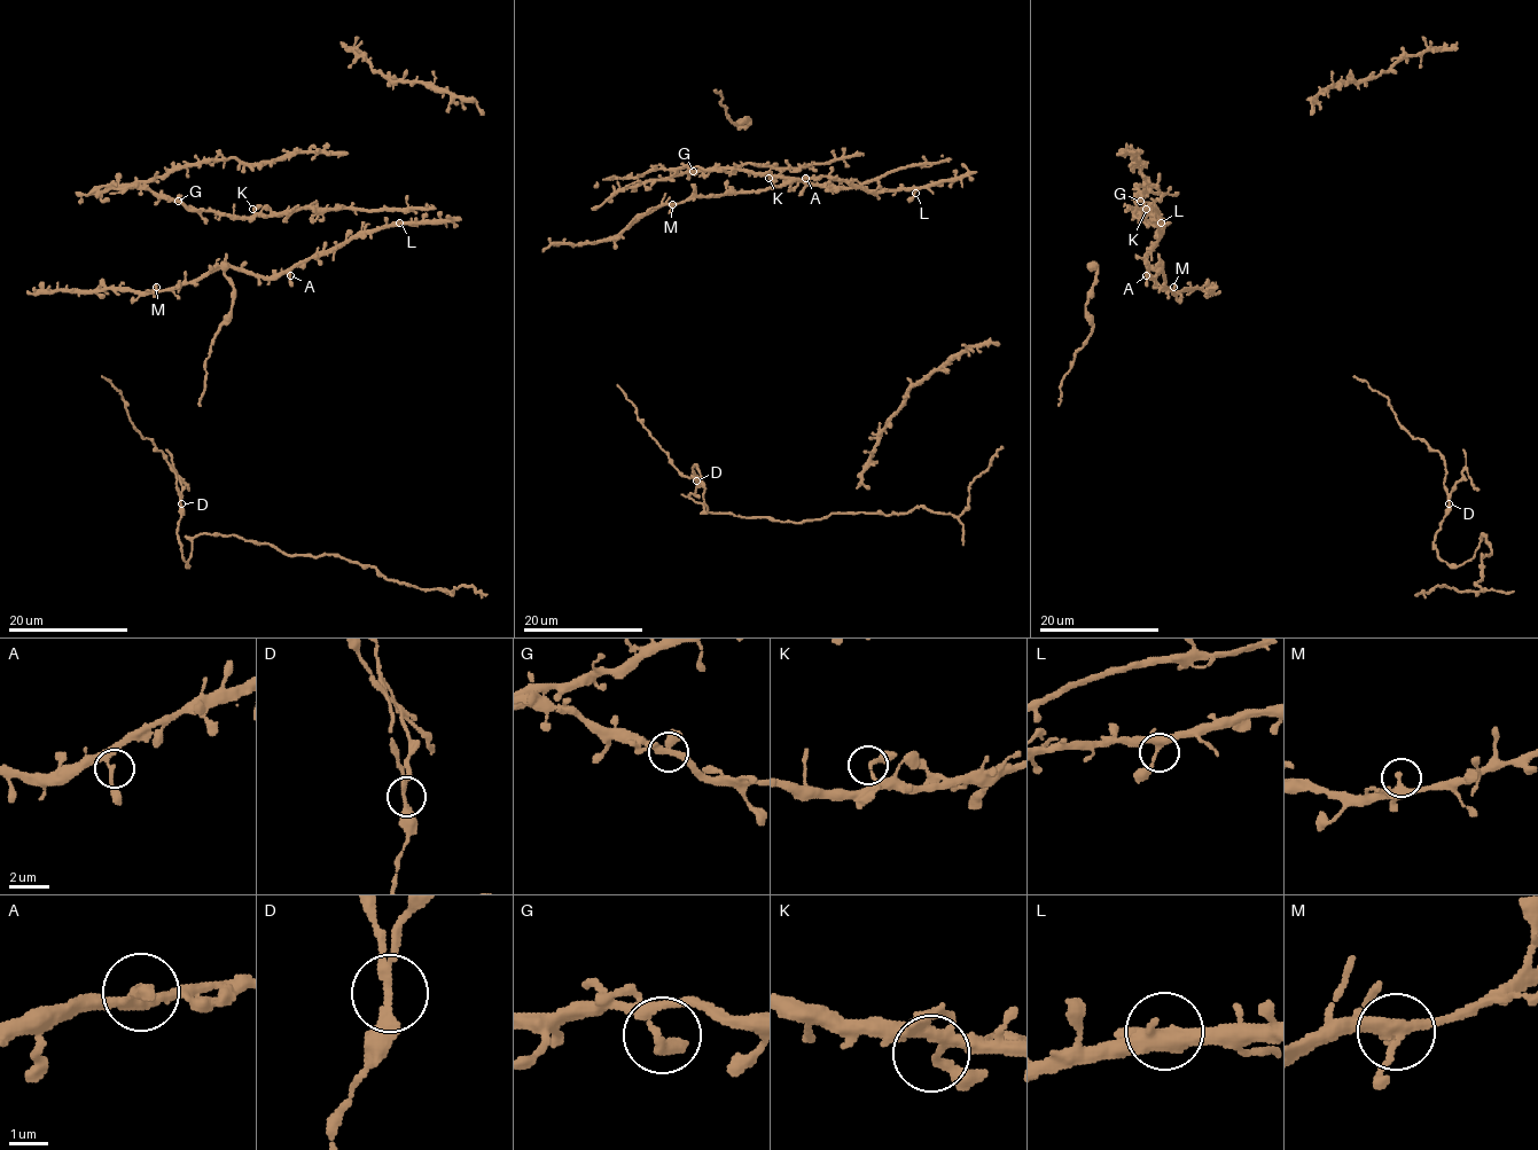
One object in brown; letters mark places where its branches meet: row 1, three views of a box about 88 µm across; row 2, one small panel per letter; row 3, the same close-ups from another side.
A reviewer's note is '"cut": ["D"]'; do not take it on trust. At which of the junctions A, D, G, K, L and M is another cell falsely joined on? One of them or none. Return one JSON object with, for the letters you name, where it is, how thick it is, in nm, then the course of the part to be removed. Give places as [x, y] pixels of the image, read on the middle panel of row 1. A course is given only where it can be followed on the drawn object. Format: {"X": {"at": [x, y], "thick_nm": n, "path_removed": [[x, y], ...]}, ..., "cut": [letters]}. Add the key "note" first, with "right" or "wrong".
{"note": "right", "D": {"at": [696, 480], "thick_nm": 200, "path_removed": [[696, 480], [697, 485], [689, 495], [705, 509]]}, "cut": ["D"]}

